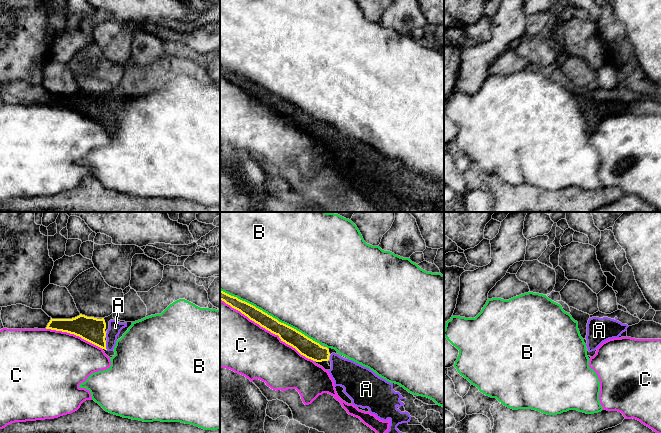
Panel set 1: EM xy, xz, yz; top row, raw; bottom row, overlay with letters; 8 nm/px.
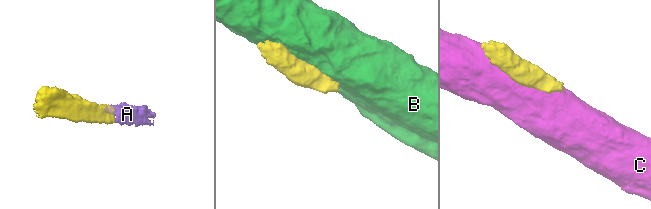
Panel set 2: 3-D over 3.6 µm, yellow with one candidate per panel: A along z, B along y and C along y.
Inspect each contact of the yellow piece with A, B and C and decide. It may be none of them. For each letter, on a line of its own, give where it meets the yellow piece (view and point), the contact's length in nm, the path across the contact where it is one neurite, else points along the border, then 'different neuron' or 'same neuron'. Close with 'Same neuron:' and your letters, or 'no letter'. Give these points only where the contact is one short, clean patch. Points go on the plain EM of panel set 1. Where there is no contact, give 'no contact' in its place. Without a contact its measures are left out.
A: xy (105, 121) | 70 nm | across xy (91, 105), (105, 121), (111, 115), (115, 103) | same neuron
B: xz (269, 91) | 900 nm | different neuron
C: xz (267, 105) | 900 nm | different neuron
Same neuron: A

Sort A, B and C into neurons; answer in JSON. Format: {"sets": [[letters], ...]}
{"sets": [["A"], ["B"], ["C"]]}

